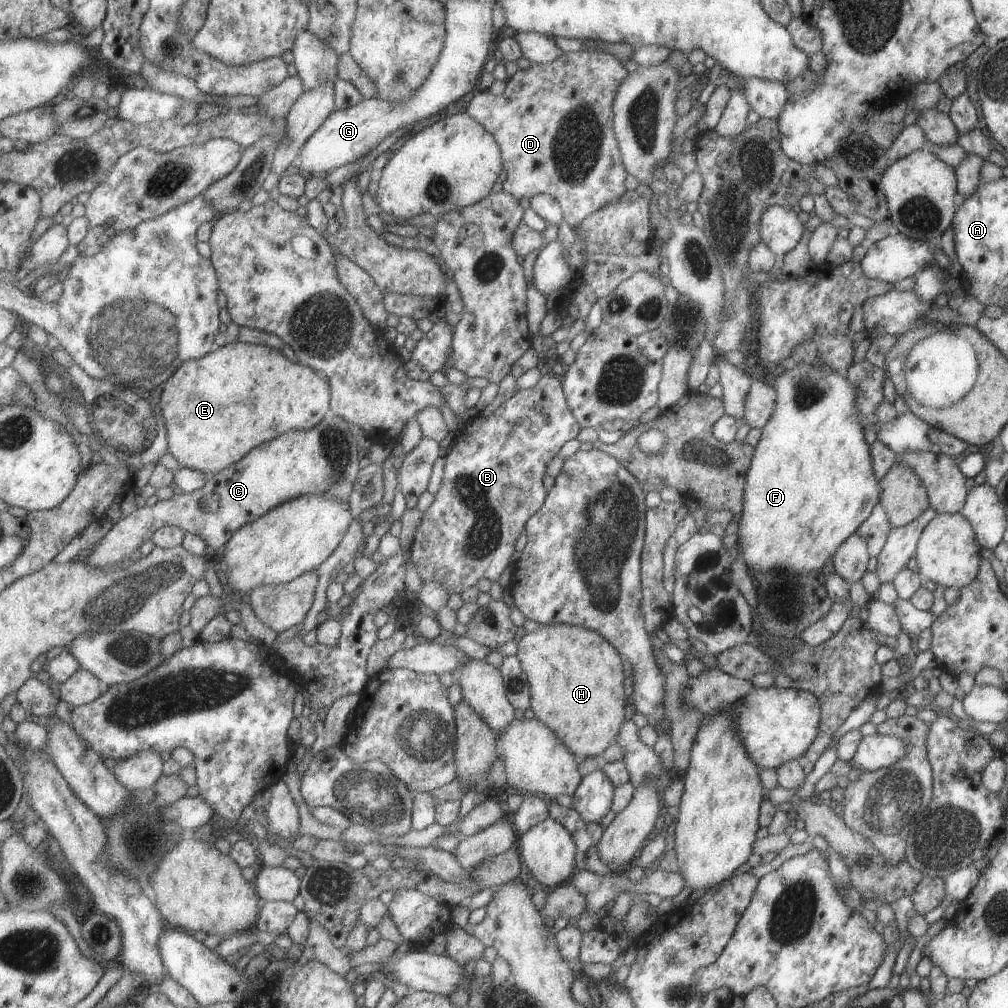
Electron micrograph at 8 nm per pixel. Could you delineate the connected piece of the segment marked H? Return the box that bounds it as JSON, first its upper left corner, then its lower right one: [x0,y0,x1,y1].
[517,623,625,759]

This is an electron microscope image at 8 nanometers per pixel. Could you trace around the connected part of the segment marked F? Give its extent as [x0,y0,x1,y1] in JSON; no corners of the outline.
[736,363,880,577]

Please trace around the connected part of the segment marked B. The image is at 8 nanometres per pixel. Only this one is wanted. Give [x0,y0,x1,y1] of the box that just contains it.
[411,373,580,595]

